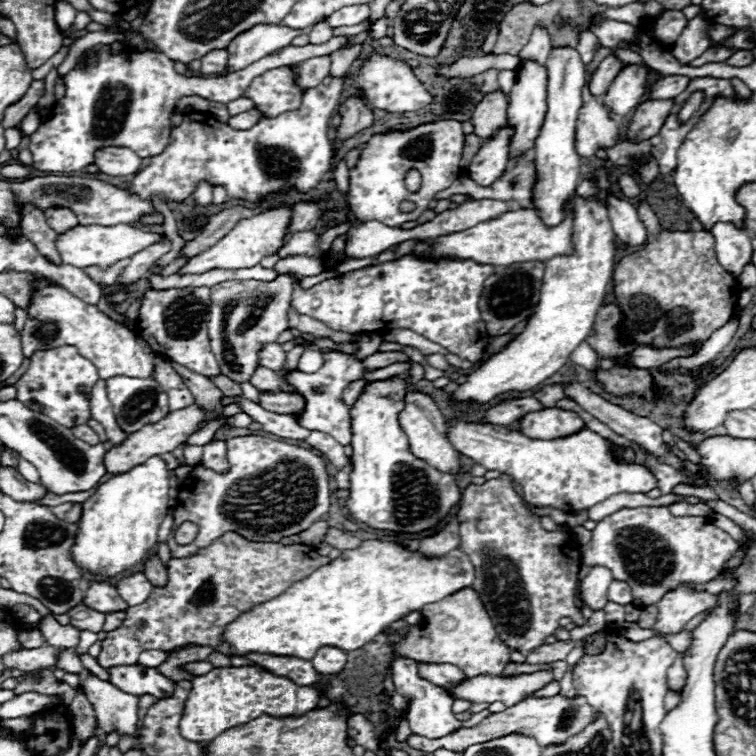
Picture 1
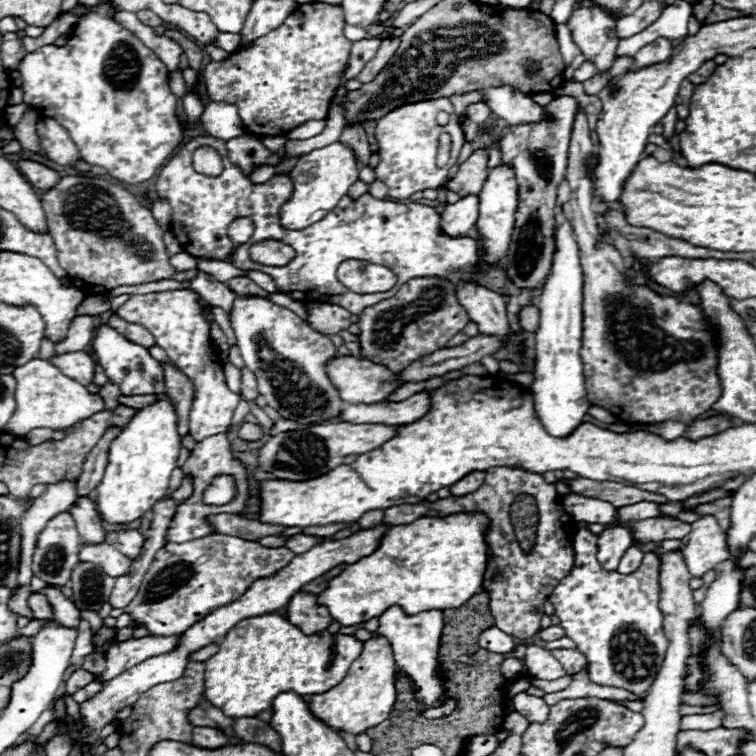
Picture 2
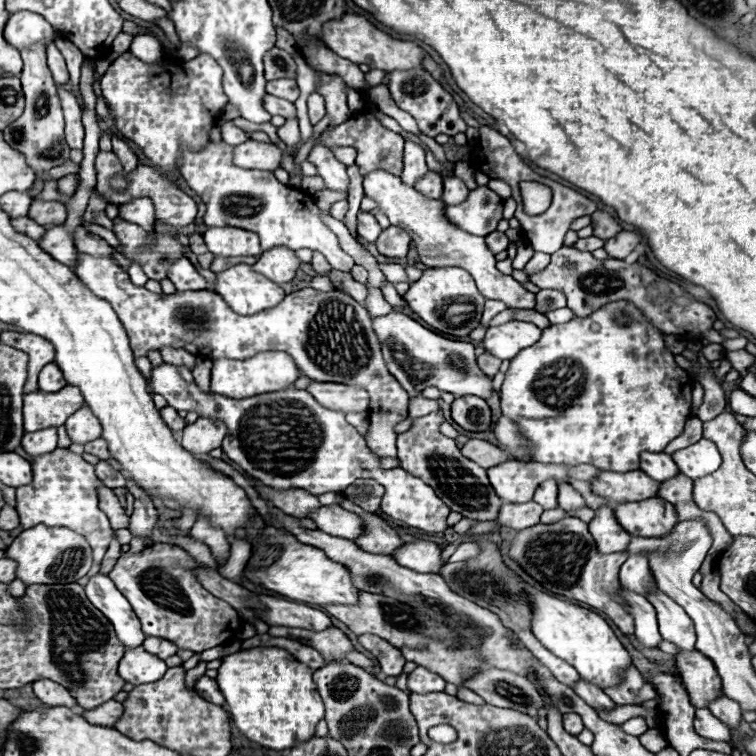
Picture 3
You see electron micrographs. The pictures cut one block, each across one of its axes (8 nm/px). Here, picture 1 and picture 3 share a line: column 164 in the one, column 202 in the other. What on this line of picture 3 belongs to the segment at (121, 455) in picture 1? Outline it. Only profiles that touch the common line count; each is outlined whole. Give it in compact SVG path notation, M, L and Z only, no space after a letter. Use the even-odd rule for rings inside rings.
M198 418L194 424L188 424L182 434L182 446L192 454L206 454L222 446L226 436L226 426L220 420Z

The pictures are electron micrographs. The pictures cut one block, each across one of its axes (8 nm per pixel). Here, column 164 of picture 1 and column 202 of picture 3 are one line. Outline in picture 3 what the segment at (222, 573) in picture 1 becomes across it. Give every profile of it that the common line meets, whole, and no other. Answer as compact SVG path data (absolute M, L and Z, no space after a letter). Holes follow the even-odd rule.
M146 546L138 554L122 554L110 570L116 588L128 598L142 622L146 636L172 640L178 648L202 652L220 646L230 632L240 626L240 618L232 606L212 596L196 578L198 564L178 546Z

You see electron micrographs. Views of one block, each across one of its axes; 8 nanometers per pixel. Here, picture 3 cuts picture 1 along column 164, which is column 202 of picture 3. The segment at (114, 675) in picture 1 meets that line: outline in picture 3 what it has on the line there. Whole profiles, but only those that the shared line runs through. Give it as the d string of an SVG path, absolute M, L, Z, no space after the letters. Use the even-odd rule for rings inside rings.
M202 676L202 678L196 682L194 688L196 688L196 692L198 692L204 700L208 700L208 702L212 702L212 704L218 704L218 706L224 706L224 704L226 704L224 694L220 692L220 688L218 688L218 684L216 684L214 678Z

